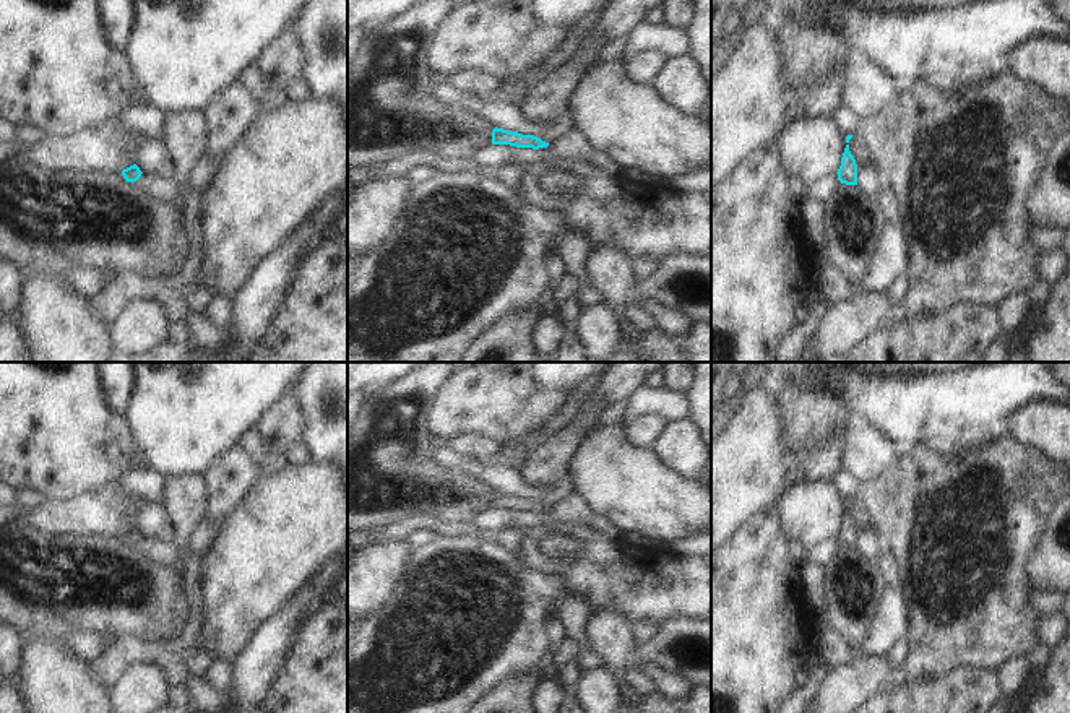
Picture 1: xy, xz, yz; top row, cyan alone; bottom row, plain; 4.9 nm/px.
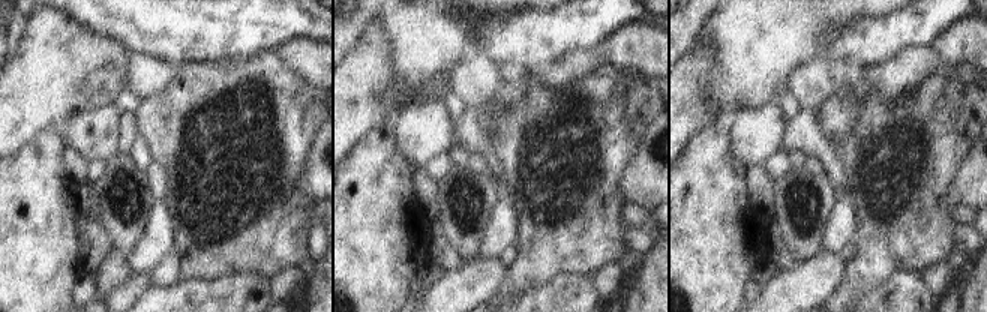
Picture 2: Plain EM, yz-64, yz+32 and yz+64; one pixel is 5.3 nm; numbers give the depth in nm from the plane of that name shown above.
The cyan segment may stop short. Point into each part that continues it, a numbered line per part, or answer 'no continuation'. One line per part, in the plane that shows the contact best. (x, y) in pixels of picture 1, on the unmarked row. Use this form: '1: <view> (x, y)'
no continuation

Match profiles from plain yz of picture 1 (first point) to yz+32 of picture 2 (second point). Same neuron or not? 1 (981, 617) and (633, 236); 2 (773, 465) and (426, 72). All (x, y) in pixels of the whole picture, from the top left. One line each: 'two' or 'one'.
1: two
2: two

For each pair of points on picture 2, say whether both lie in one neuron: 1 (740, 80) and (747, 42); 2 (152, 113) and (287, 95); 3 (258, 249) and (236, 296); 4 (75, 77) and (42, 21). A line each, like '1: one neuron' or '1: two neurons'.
1: one neuron
2: one neuron
3: two neurons
4: one neuron

